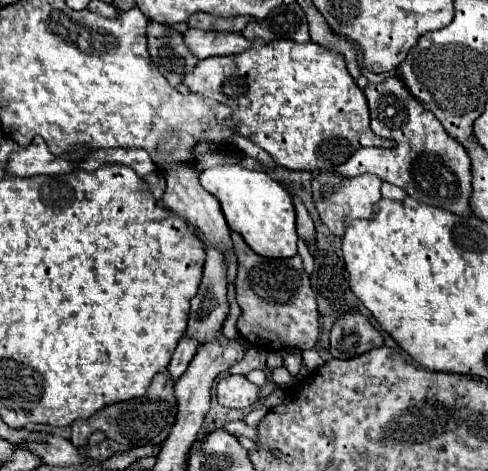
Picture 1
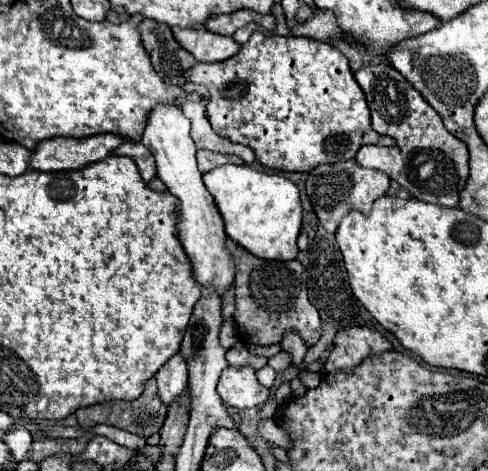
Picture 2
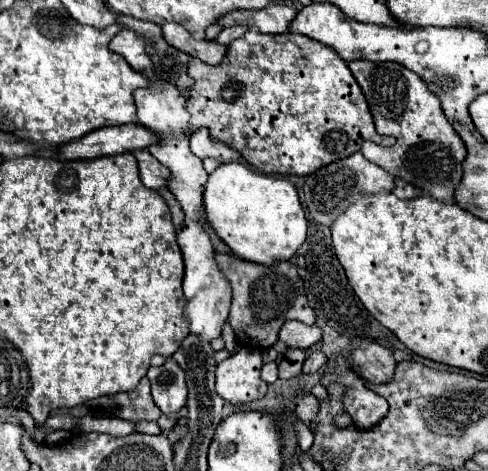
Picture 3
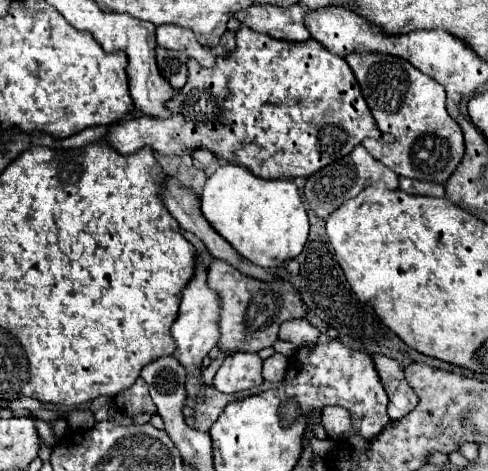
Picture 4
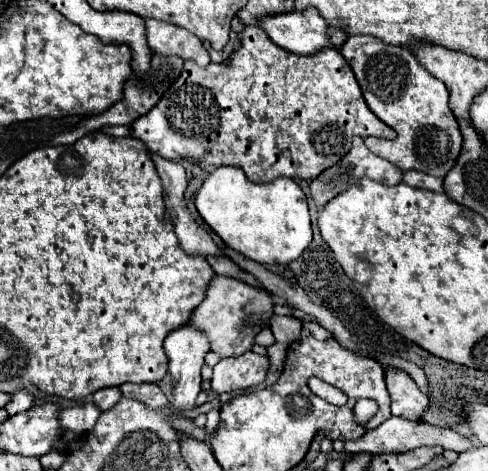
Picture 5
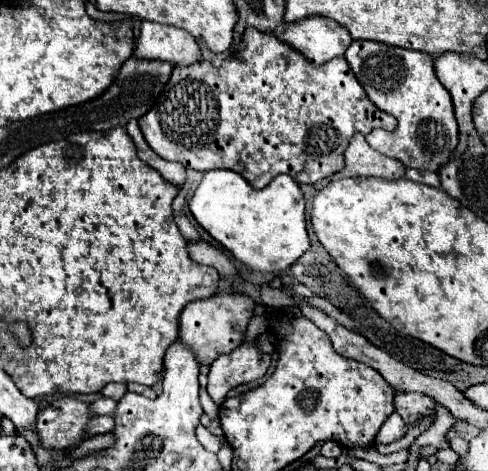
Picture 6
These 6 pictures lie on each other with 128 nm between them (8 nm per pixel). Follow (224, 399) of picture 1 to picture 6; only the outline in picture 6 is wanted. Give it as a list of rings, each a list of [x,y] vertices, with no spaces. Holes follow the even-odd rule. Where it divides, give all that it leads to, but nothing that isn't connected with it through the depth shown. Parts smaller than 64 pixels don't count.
[[[242,344],[234,352],[220,356],[210,364],[208,394],[220,406],[226,394],[240,386],[262,378],[268,372],[270,356],[260,352],[256,344]]]

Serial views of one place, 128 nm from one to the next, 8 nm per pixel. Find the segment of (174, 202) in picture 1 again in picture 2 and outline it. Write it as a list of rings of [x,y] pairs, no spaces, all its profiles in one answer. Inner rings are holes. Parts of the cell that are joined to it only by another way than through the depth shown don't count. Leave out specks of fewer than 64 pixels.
[[[160,104],[150,112],[142,144],[154,154],[158,178],[166,184],[168,192],[180,200],[180,242],[194,266],[194,276],[200,286],[212,286],[224,294],[234,282],[234,260],[226,250],[224,220],[216,208],[212,194],[202,182],[202,172],[196,166],[196,144],[190,138],[190,120],[174,104]]]

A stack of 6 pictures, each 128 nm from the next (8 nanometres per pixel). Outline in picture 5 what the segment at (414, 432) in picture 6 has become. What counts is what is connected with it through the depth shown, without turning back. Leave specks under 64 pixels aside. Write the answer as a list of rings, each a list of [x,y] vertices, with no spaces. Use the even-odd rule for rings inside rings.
[[[388,368],[386,374],[386,386],[390,392],[390,400],[392,400],[392,416],[400,416],[404,420],[420,420],[424,408],[428,406],[430,398],[420,392],[420,388],[416,386],[416,382],[398,368]]]

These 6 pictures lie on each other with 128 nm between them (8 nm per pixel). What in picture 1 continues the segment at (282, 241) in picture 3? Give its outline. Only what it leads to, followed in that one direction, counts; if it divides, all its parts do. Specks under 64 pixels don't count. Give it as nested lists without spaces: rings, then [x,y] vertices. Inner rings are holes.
[[[224,164],[200,172],[200,186],[210,192],[222,208],[230,230],[236,230],[244,242],[264,258],[296,256],[296,212],[292,198],[284,186],[268,174],[242,168],[240,164]]]

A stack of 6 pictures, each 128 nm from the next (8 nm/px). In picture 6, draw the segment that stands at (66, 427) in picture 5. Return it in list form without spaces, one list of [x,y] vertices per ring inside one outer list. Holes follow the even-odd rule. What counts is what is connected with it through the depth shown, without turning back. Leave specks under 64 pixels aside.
[[[100,396],[100,398],[98,398],[96,402],[92,402],[88,408],[90,408],[90,412],[92,412],[92,414],[96,414],[96,416],[112,414],[112,410],[116,408],[116,402],[114,402],[114,400],[110,400],[110,398]]]

